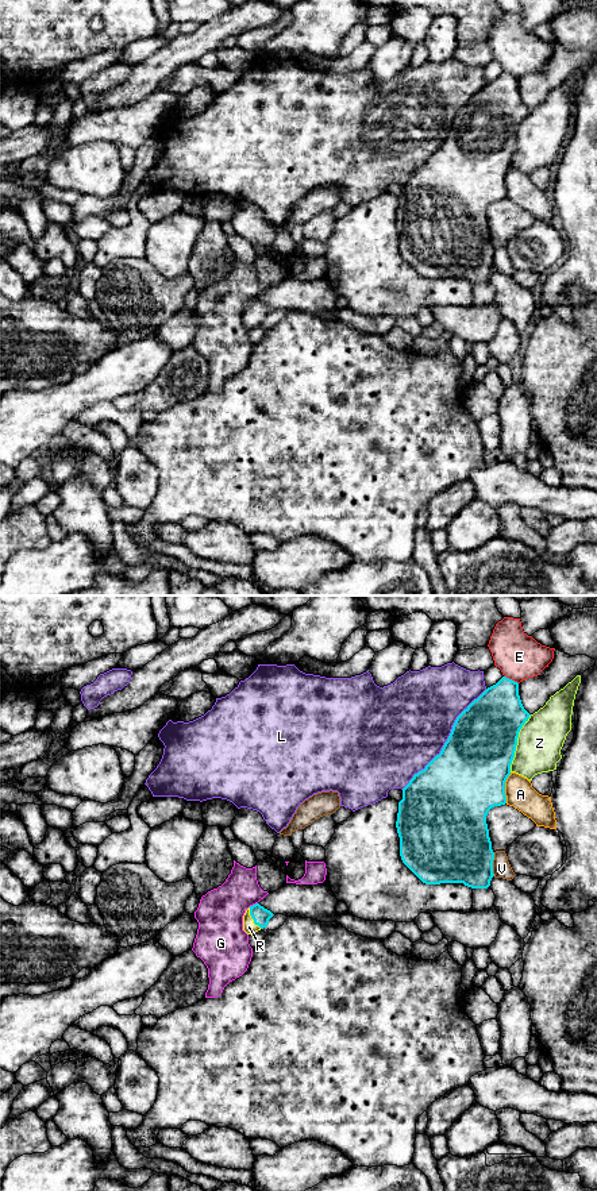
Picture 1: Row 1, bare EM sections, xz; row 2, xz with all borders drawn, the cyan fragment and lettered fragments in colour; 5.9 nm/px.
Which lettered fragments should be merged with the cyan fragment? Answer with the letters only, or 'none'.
R

